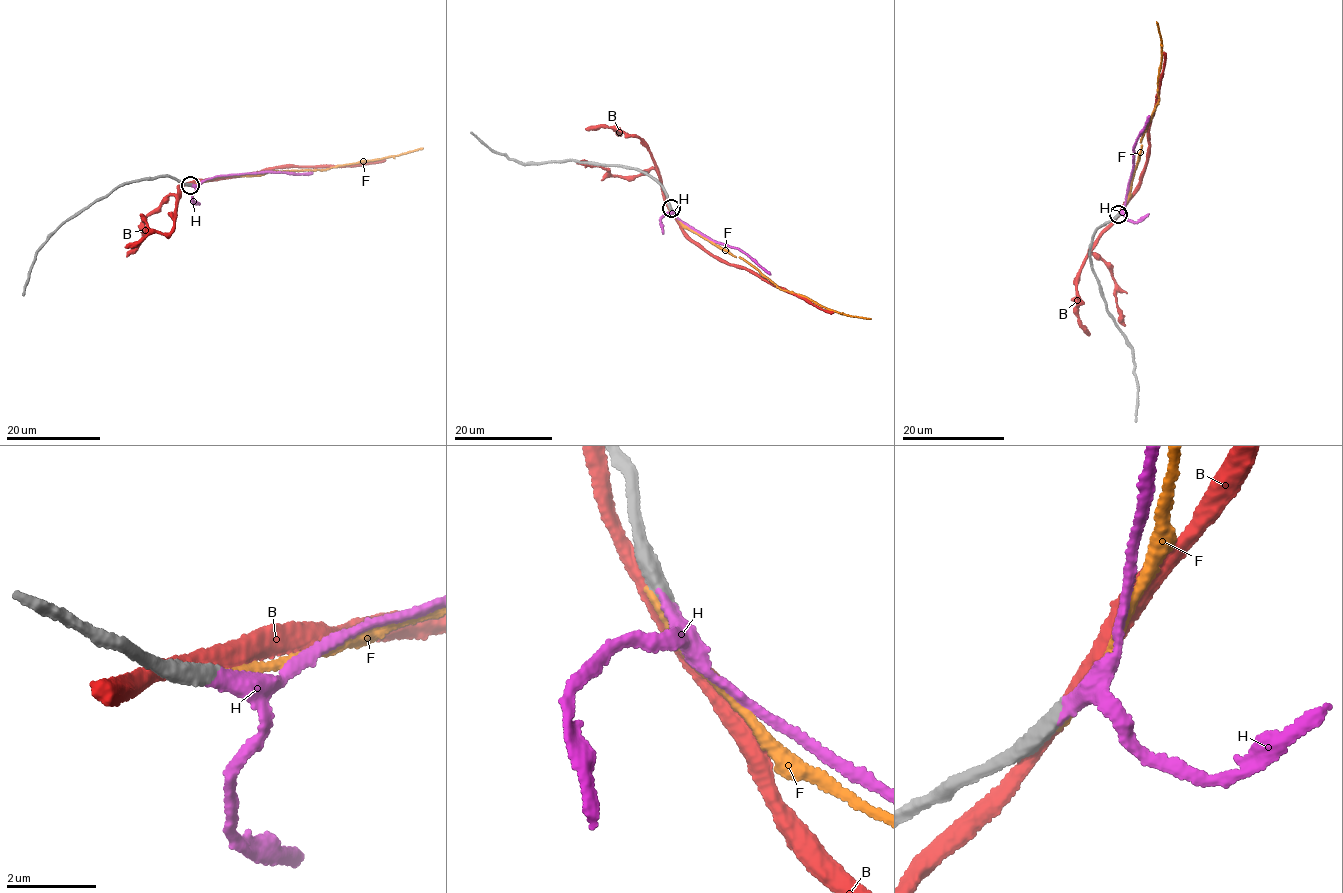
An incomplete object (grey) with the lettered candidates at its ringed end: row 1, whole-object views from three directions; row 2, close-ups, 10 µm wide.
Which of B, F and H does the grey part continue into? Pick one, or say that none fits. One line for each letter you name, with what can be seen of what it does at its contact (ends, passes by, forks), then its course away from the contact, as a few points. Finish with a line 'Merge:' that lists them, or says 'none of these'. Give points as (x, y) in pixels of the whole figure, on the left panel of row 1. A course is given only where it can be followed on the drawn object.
H: It ends there. Its course: (190, 184), (193, 186), (215, 175), (312, 172)
Merge: H

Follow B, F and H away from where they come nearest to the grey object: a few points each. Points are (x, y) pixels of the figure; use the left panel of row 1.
B: (187, 185), (280, 166), (350, 166), (385, 160)
F: (189, 185), (229, 175), (258, 176), (271, 171), (312, 171), (423, 148)
H: (190, 184), (193, 186), (215, 175), (312, 172)

